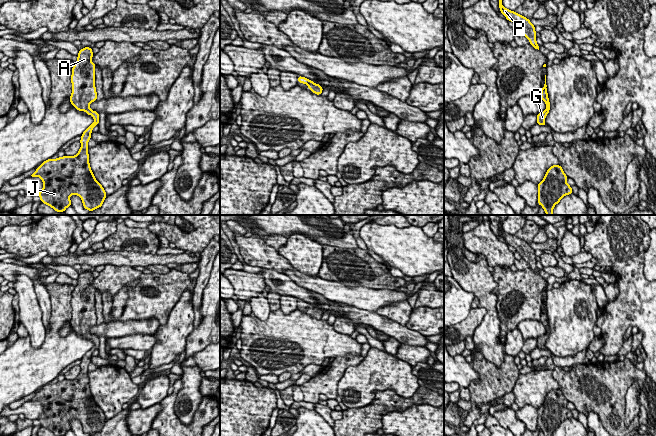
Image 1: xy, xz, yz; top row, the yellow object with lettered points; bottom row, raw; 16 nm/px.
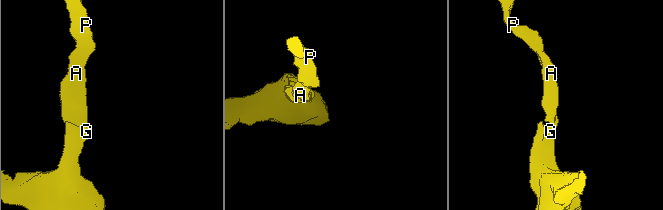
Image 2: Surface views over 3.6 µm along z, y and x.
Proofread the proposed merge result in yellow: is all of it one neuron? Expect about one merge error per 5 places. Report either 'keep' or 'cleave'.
keep

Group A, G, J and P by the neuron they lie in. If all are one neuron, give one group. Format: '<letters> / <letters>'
A G J P

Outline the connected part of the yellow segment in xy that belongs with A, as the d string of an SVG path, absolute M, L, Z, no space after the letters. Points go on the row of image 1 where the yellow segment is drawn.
M90 47L80 49L71 75L71 105L94 118L94 122L81 135L80 150L74 156L65 155L42 162L31 175L40 177L43 182L43 189L38 194L41 202L56 212L64 212L71 206L71 195L78 195L84 209L90 212L100 208L107 196L91 170L88 154L92 129L99 124L99 113L90 109L90 103L97 100L96 65L91 62L93 55Z

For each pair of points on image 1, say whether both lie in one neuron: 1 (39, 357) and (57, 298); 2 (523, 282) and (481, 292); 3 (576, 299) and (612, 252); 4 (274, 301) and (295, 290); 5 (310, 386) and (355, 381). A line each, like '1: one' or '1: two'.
1: one
2: two
3: two
4: two
5: two

